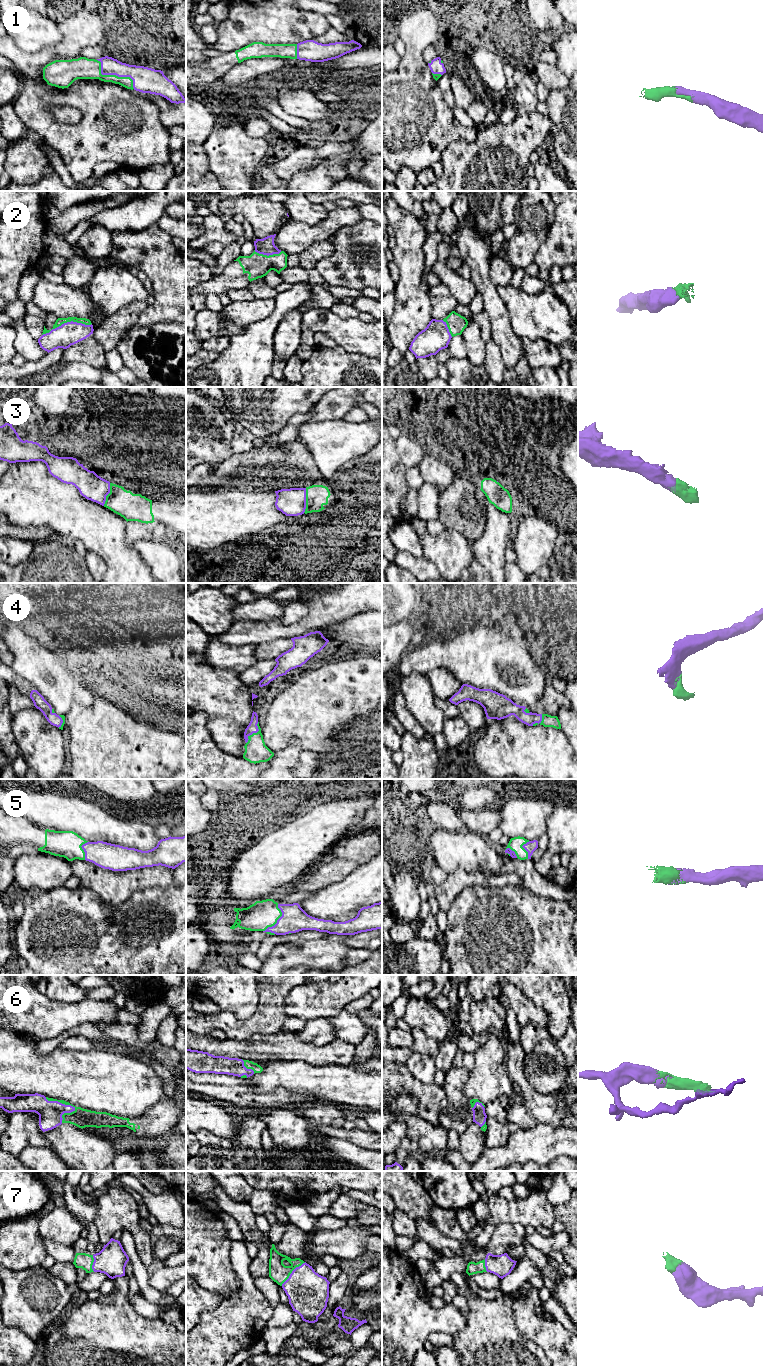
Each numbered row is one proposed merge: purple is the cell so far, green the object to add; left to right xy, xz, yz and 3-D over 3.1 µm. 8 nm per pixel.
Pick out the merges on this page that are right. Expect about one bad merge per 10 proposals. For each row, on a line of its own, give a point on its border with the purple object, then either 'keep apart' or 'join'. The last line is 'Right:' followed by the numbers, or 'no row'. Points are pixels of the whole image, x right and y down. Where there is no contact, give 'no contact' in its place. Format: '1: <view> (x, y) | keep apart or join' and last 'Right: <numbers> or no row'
1: xy (114, 74) | join
2: xy (67, 322) | join
3: xz (305, 500) | join
4: xz (254, 732) | join
5: xz (277, 920) | join
6: xy (61, 1103) | join
7: xz (292, 1272) | join
Right: 1, 2, 3, 4, 5, 6, 7

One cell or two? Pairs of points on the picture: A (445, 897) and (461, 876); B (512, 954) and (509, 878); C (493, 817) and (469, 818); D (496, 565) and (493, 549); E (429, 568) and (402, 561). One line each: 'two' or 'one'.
A: one
B: two
C: one
D: one
E: one

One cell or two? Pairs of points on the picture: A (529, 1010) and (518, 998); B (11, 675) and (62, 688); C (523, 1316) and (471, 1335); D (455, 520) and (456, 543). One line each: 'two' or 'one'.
A: one
B: two
C: two
D: two

